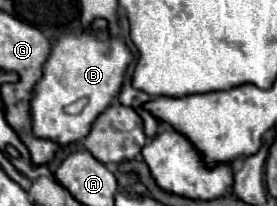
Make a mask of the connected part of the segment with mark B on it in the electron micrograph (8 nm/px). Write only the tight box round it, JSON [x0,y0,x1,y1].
[30,19,132,145]

